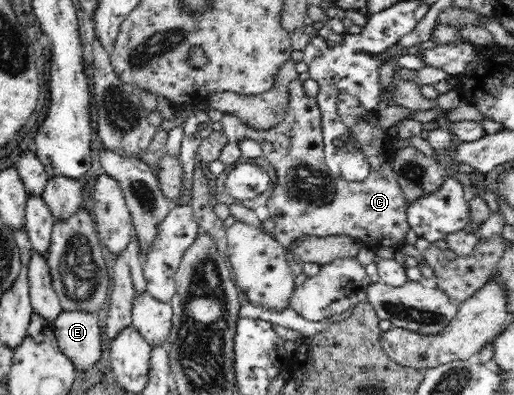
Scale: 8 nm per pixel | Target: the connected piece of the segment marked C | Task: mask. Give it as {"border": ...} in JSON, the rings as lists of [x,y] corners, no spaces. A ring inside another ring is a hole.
{"border":[[[298,78],[292,80],[288,86],[289,105],[287,107],[284,121],[267,130],[259,130],[244,123],[242,119],[234,114],[224,113],[218,122],[218,127],[224,132],[229,144],[237,145],[241,139],[252,139],[262,148],[266,161],[276,170],[278,181],[267,200],[267,209],[270,219],[274,221],[275,239],[283,247],[290,249],[296,241],[302,241],[304,237],[316,236],[350,236],[359,240],[368,248],[376,251],[380,247],[393,247],[397,249],[404,244],[409,223],[407,222],[406,208],[409,201],[405,198],[393,170],[393,141],[386,129],[382,129],[378,123],[378,114],[363,109],[360,101],[355,95],[341,90],[336,99],[336,109],[340,121],[357,138],[357,143],[363,153],[370,159],[371,170],[363,181],[350,182],[343,180],[328,170],[324,162],[324,142],[321,130],[321,111],[315,97],[308,97],[304,92],[303,82]]]}

